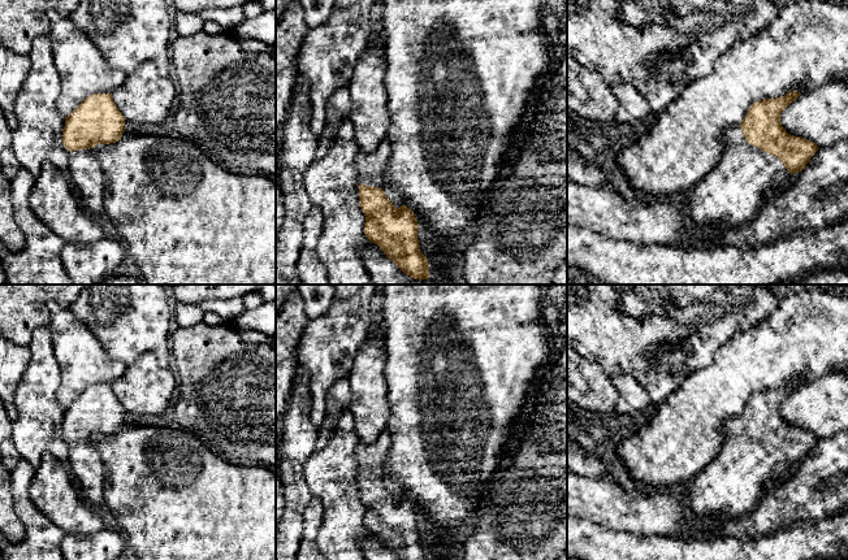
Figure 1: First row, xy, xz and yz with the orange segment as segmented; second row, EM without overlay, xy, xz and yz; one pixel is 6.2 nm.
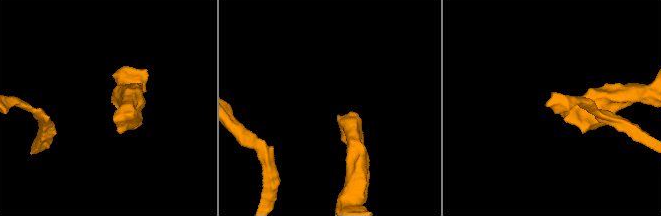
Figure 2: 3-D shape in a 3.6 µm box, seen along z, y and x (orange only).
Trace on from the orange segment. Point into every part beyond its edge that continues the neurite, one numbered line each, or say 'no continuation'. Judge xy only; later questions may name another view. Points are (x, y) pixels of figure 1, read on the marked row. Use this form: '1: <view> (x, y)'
1: xy (85, 172)

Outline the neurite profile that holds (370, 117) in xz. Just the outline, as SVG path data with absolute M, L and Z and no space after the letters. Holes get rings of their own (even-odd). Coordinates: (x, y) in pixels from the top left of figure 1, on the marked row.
M384 47L367 48L347 86L351 96L349 118L362 153L373 152L388 134L390 116L385 71Z

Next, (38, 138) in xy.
M48 35L38 36L29 52L30 71L16 99L13 152L34 178L46 162L66 172L69 151L62 144L65 117L57 109L61 83Z

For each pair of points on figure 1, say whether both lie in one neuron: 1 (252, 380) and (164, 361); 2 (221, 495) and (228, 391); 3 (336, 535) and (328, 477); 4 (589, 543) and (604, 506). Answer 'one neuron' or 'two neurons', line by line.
1: two neurons
2: two neurons
3: one neuron
4: two neurons

